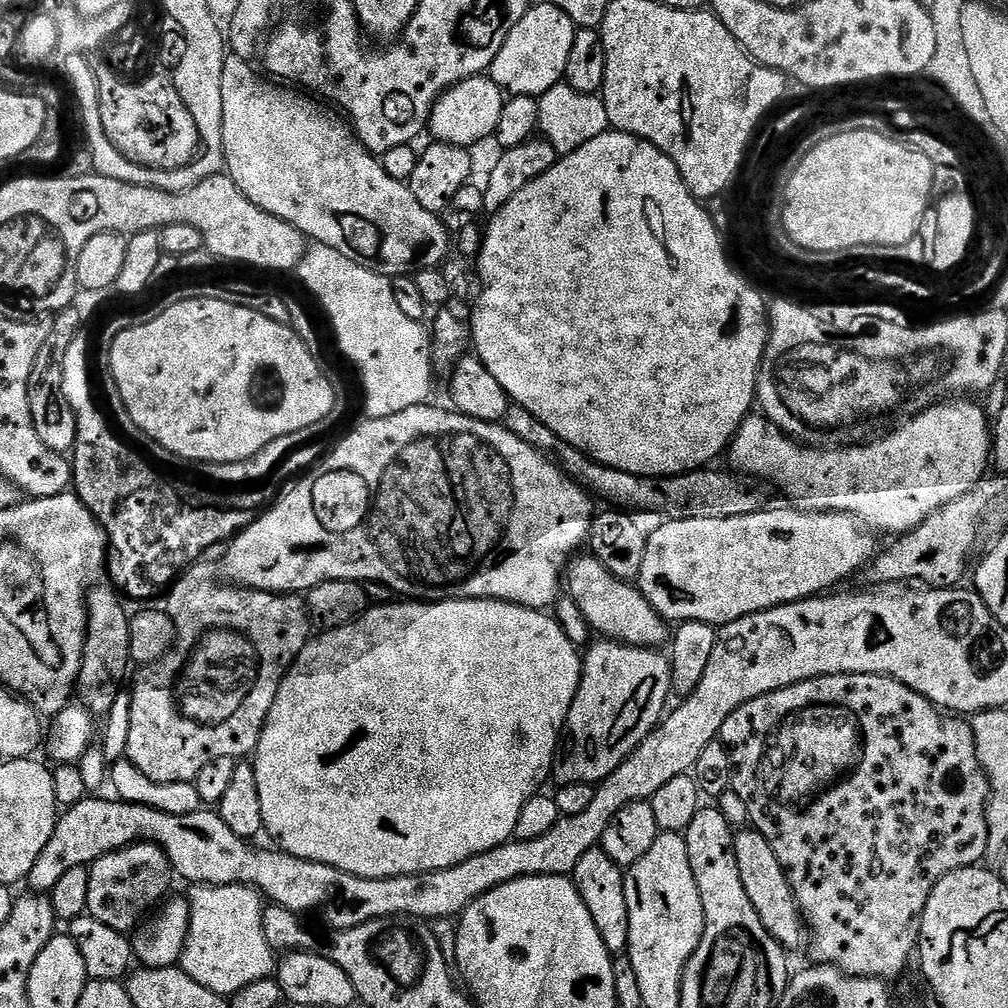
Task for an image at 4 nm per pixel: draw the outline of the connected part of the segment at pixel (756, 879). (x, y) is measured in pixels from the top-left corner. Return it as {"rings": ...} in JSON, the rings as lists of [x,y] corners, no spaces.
{"rings":[[[748,826],[736,832],[734,856],[738,858],[738,872],[742,874],[742,886],[746,886],[746,895],[754,910],[758,910],[758,918],[762,918],[762,926],[784,947],[792,950],[806,940],[806,925],[800,915],[800,907],[796,905],[796,895],[788,881],[788,875],[782,870],[782,862],[778,862],[778,854],[770,850],[770,842],[755,828]]]}

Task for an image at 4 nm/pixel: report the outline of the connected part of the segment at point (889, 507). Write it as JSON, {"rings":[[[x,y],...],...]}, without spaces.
{"rings":[[[953,398],[943,404],[936,404],[932,408],[928,408],[925,412],[916,412],[911,417],[909,424],[901,426],[897,432],[892,432],[888,436],[888,440],[876,440],[869,448],[865,446],[841,446],[838,448],[810,448],[795,440],[791,436],[785,434],[777,424],[768,421],[767,416],[763,414],[750,414],[742,422],[742,426],[736,431],[736,435],[732,437],[731,444],[728,445],[726,460],[729,460],[737,473],[743,474],[748,478],[755,478],[757,481],[769,480],[772,484],[777,484],[786,495],[789,496],[791,503],[800,510],[811,510],[813,512],[848,512],[851,516],[859,518],[861,521],[869,520],[873,524],[873,529],[881,528],[884,532],[889,532],[889,537],[899,538],[905,532],[913,532],[914,529],[923,522],[928,516],[932,516],[943,506],[954,502],[958,498],[962,498],[962,494],[966,494],[981,480],[985,479],[984,472],[990,468],[990,457],[992,455],[992,438],[993,433],[990,431],[990,416],[983,407],[980,408],[975,404],[972,398]]]}

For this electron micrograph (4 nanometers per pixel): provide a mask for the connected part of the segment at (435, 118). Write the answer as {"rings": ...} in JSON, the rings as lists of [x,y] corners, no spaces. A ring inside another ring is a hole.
{"rings":[[[481,74],[458,82],[453,88],[436,97],[428,128],[435,139],[442,144],[453,144],[459,148],[475,149],[475,144],[483,140],[491,141],[498,130],[498,118],[502,118],[502,106],[506,99],[503,88],[498,87],[491,78]]]}

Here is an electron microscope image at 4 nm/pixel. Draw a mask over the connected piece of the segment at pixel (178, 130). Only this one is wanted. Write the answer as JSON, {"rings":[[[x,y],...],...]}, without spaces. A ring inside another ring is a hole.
{"rings":[[[108,66],[97,67],[94,76],[99,90],[100,118],[108,140],[127,161],[144,168],[158,169],[160,172],[180,171],[197,157],[200,150],[200,135],[193,115],[182,102],[175,81],[167,75],[161,75],[134,83],[134,80],[121,78]]]}

